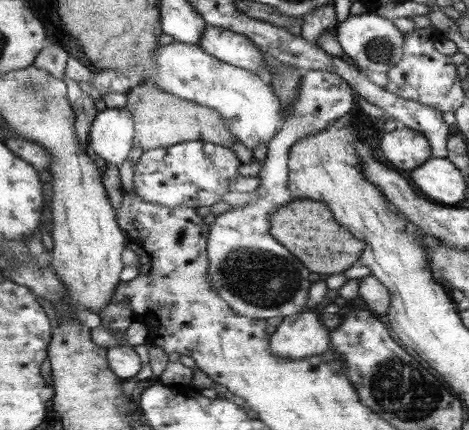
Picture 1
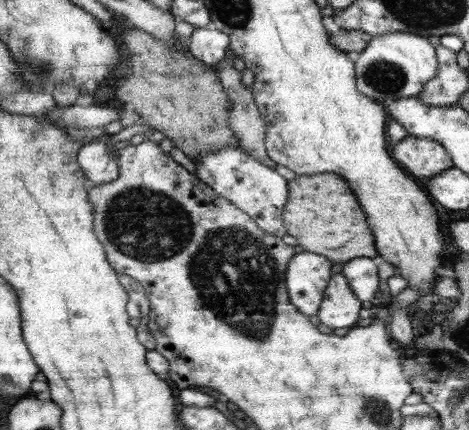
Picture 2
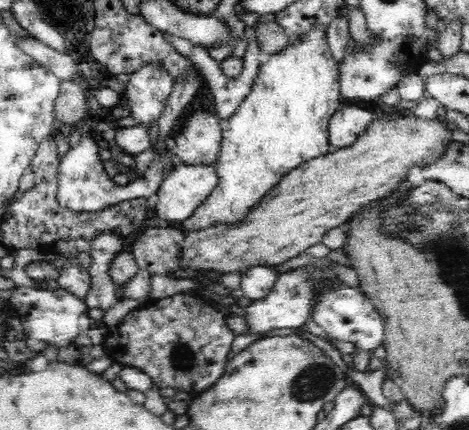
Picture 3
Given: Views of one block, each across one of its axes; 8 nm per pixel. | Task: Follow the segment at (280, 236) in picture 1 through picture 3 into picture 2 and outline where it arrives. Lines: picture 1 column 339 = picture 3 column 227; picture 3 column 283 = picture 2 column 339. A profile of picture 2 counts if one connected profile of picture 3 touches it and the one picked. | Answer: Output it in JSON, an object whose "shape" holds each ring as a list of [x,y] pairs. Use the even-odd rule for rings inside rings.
{"shape":[[[302,174],[290,181],[286,208],[283,210],[284,226],[294,236],[304,251],[326,256],[332,262],[348,262],[352,258],[374,258],[380,255],[375,244],[375,234],[368,223],[364,208],[360,208],[352,188],[338,174]]]}

